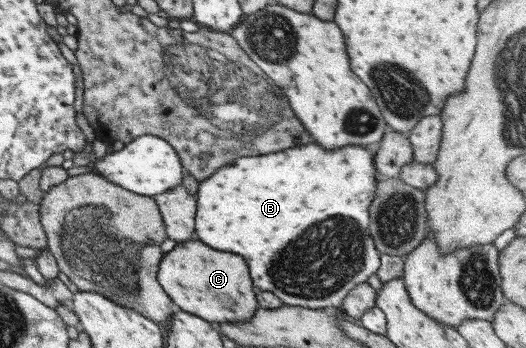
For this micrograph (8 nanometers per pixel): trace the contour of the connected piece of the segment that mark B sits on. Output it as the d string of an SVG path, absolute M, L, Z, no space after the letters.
M308 144L308 146L302 146L302 148L288 148L284 152L272 152L268 156L244 156L236 158L230 166L218 168L208 180L204 180L204 182L198 184L194 232L196 232L198 240L204 242L210 248L242 256L246 260L252 284L256 288L260 288L260 290L272 292L284 305L338 311L342 304L342 299L348 292L356 285L366 283L366 280L372 274L375 274L379 268L379 252L376 250L372 237L368 232L368 207L370 207L372 199L374 199L376 190L372 155L374 155L373 147L356 146L356 144L344 146L344 148L334 148L334 150L324 150L318 144Z

